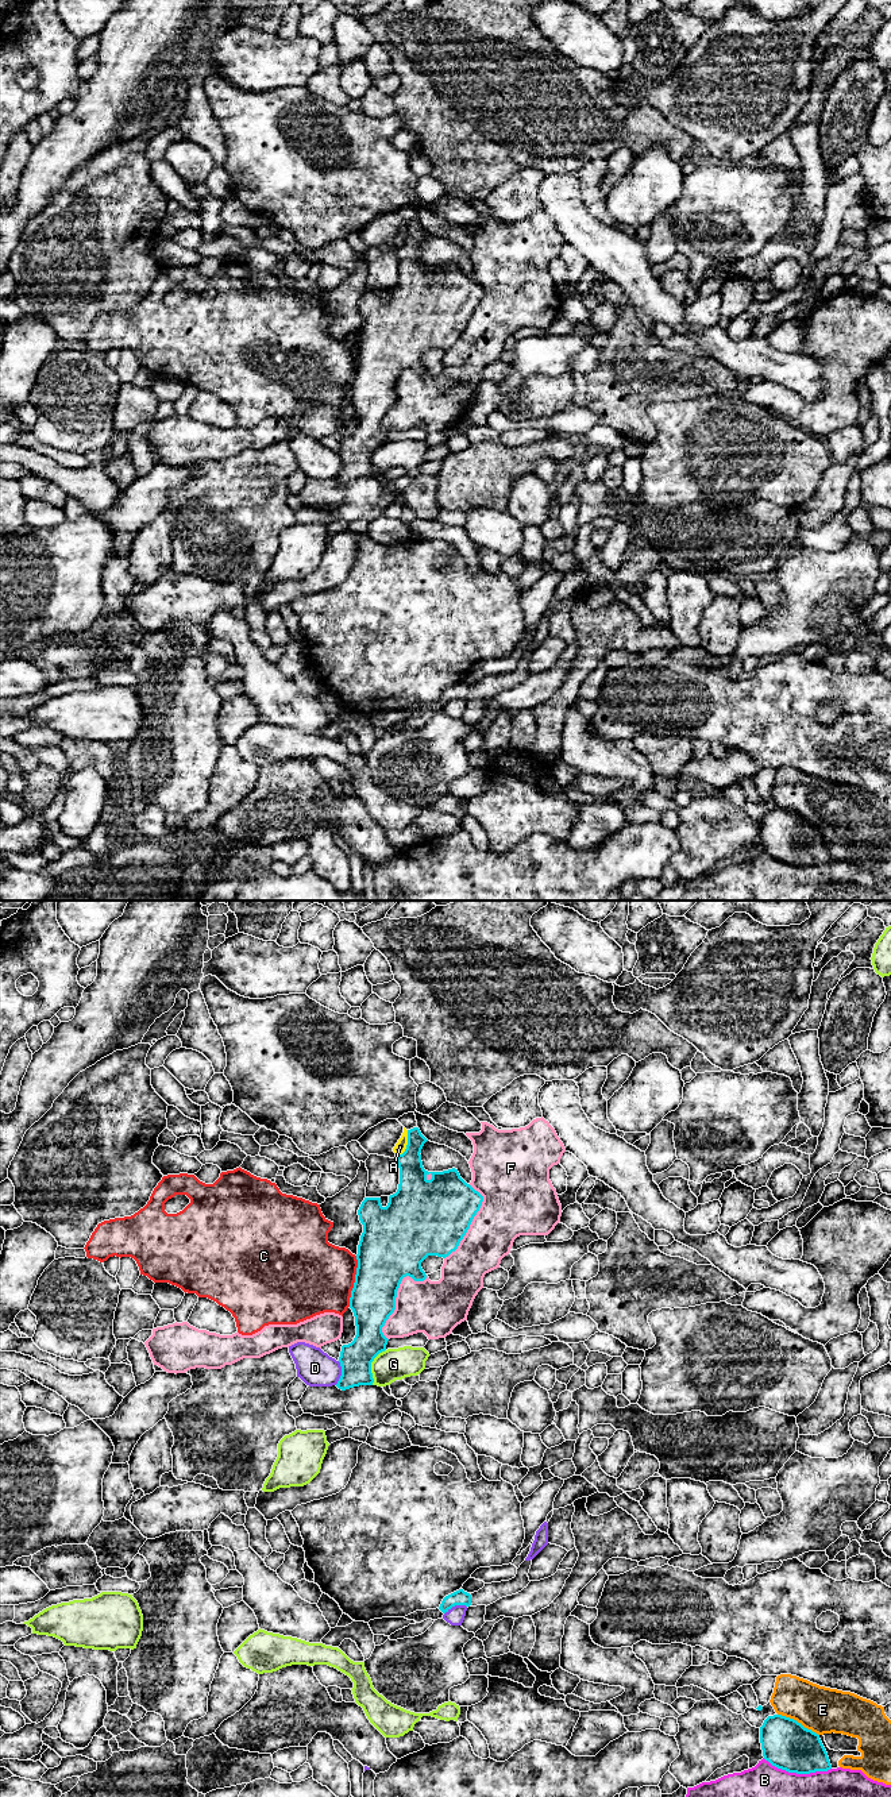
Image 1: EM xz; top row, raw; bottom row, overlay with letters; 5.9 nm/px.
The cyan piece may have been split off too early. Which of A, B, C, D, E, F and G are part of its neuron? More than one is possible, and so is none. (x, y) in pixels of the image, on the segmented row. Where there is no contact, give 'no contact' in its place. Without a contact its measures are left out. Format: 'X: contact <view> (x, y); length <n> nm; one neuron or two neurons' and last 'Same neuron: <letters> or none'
A: contact xz (407, 1145); length 180 nm; two neurons
B: contact xz (797, 1773); length 420 nm; two neurons
C: contact xz (355, 1281); length 300 nm; two neurons
D: contact xz (342, 1373); length 150 nm; two neurons
E: contact xz (797, 1722); length 280 nm; two neurons
F: contact xz (396, 1296); length 440 nm; two neurons
G: contact xz (370, 1366); length 240 nm; two neurons
Same neuron: none

